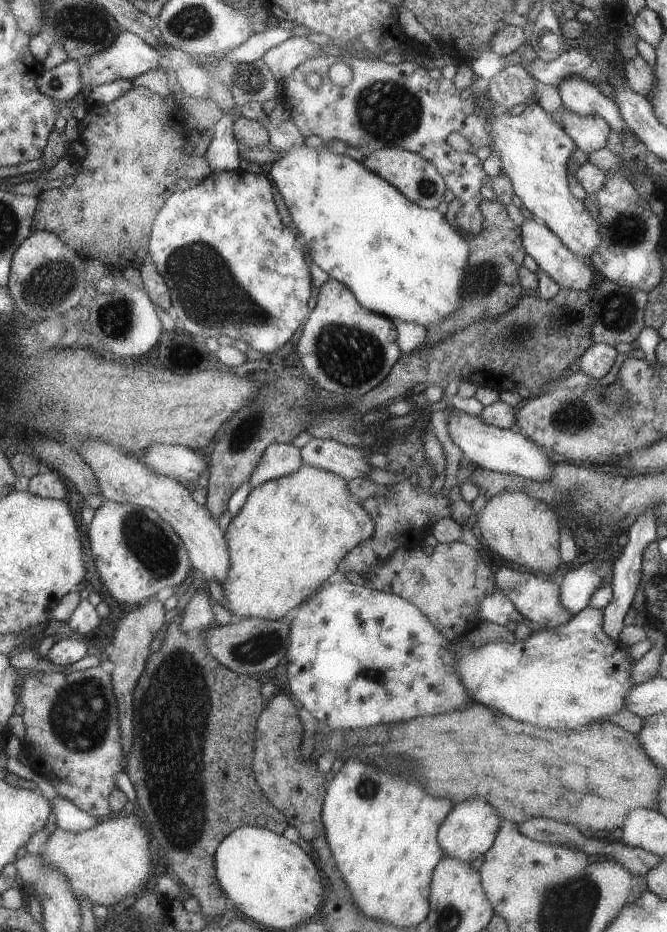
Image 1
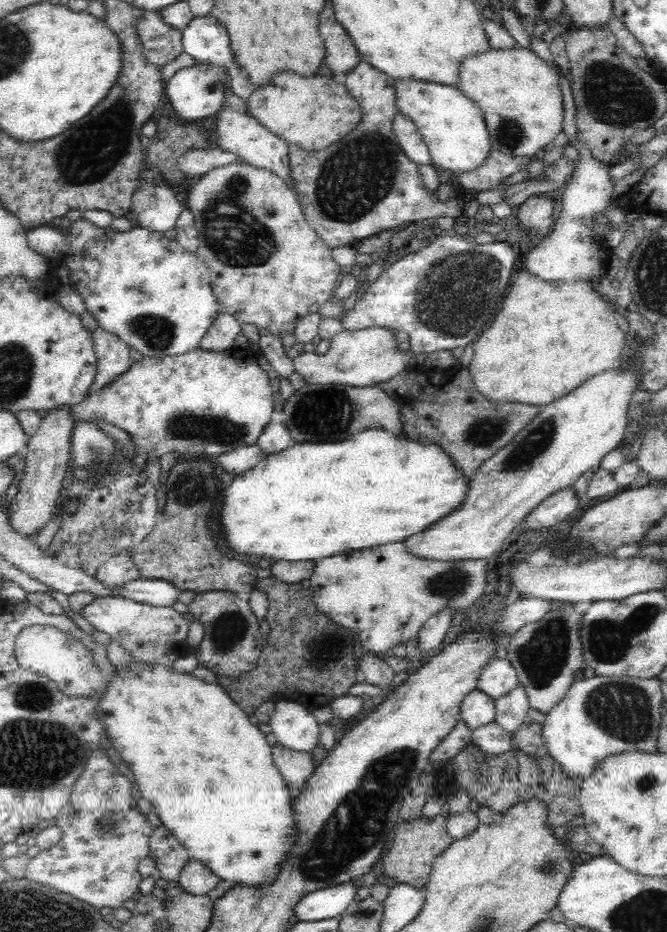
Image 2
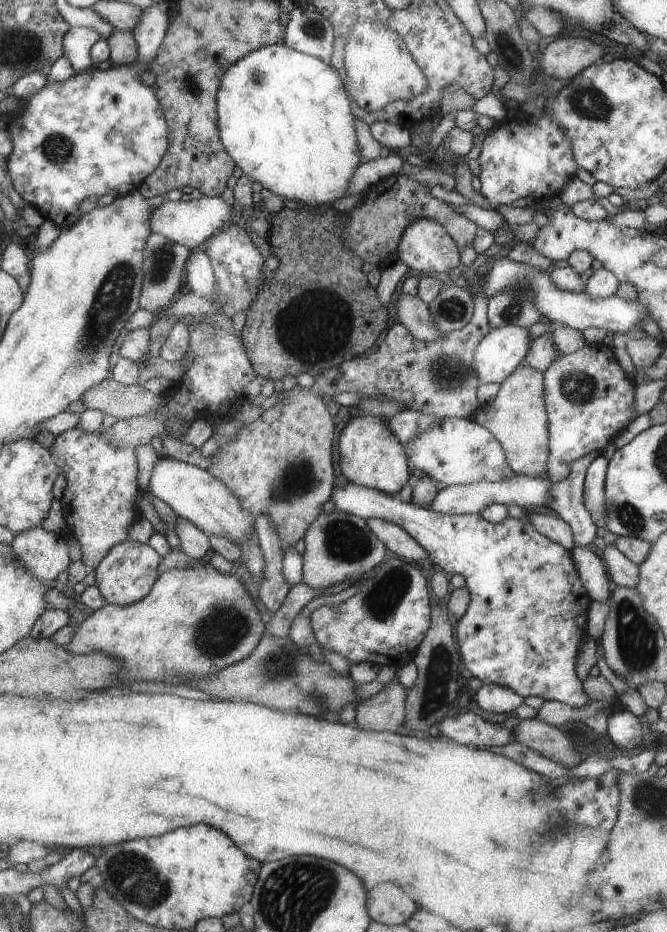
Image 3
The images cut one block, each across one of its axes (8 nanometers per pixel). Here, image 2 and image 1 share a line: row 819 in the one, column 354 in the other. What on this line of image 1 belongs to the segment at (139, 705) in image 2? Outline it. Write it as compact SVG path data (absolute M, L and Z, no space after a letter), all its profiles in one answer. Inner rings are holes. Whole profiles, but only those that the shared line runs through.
M302 144L285 152L280 152L280 155L272 162L269 174L266 176L276 186L282 203L289 212L294 228L297 228L297 237L301 238L301 243L305 248L305 255L309 256L311 263L323 270L329 279L339 281L340 284L347 286L362 308L388 317L393 322L406 321L407 323L416 323L423 328L435 328L447 316L459 310L459 290L461 289L461 280L463 280L465 264L468 258L468 245L465 240L461 240L461 236L445 222L445 218L436 209L420 208L419 205L415 205L407 197L402 196L401 192L397 191L388 181L364 168L363 164L351 160L344 154L337 155L330 148L323 145L317 149L309 149Z

